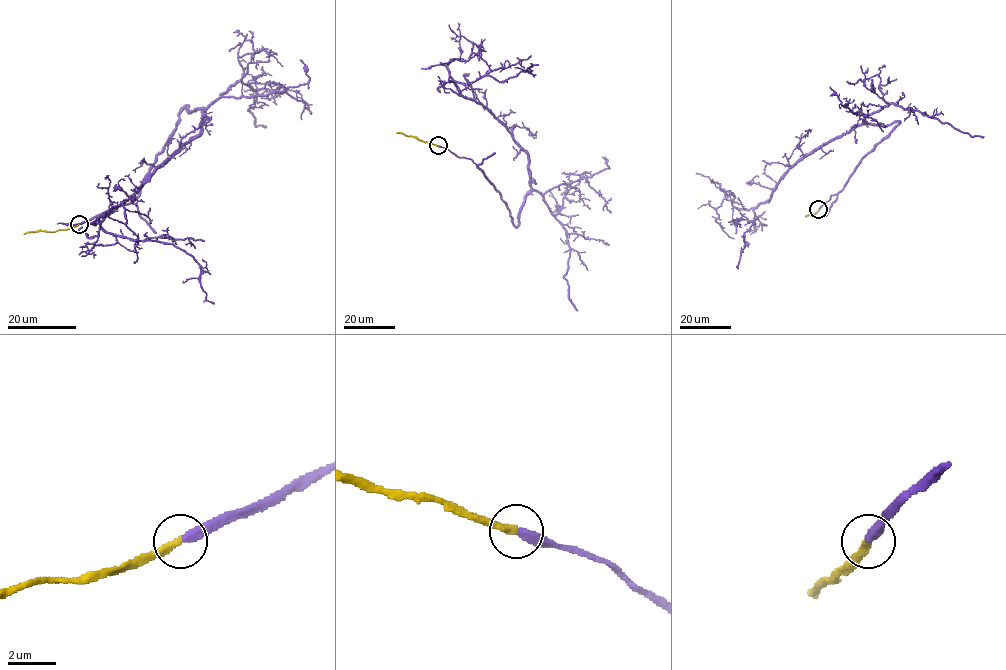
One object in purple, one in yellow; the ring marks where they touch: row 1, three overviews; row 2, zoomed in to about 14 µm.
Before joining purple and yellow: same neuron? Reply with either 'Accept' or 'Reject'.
Accept

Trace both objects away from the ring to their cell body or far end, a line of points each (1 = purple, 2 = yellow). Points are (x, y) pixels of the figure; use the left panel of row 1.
1: (79, 224), (127, 205), (178, 113), (204, 109), (201, 131), (100, 224), (182, 249), (214, 303)
2: (79, 224), (67, 229), (23, 234)

